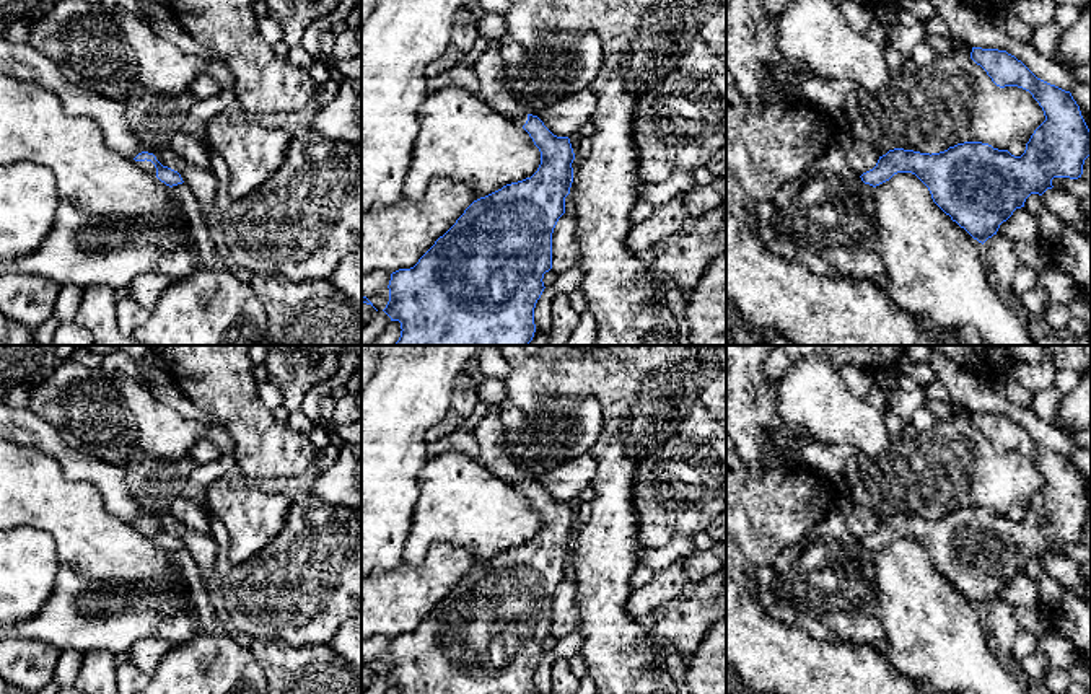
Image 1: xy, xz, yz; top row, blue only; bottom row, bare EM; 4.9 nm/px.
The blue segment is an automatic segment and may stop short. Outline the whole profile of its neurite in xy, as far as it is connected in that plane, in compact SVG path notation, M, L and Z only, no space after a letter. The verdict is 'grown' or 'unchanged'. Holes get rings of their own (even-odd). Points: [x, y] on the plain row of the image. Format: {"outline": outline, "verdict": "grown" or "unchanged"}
{"outline": "M142 516L134 525L137 526L138 533L151 538L153 541L156 541L161 547L164 547L169 552L184 547L177 536L168 531L163 531L153 518Z", "verdict": "grown"}

